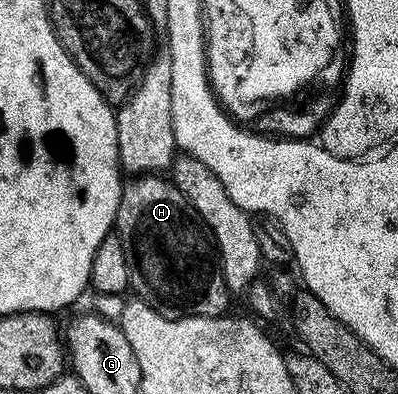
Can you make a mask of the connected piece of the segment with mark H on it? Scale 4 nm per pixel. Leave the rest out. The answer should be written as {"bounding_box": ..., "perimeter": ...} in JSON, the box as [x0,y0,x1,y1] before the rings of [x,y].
{"bounding_box":[114,175,230,319],"perimeter":[[[140,175],[129,181],[132,182],[129,185],[127,182],[120,190],[114,231],[122,239],[122,247],[126,251],[131,292],[170,319],[225,316],[229,312],[230,294],[222,275],[220,252],[216,250],[216,241],[198,211],[190,207],[186,195],[182,195],[167,176]]]}

